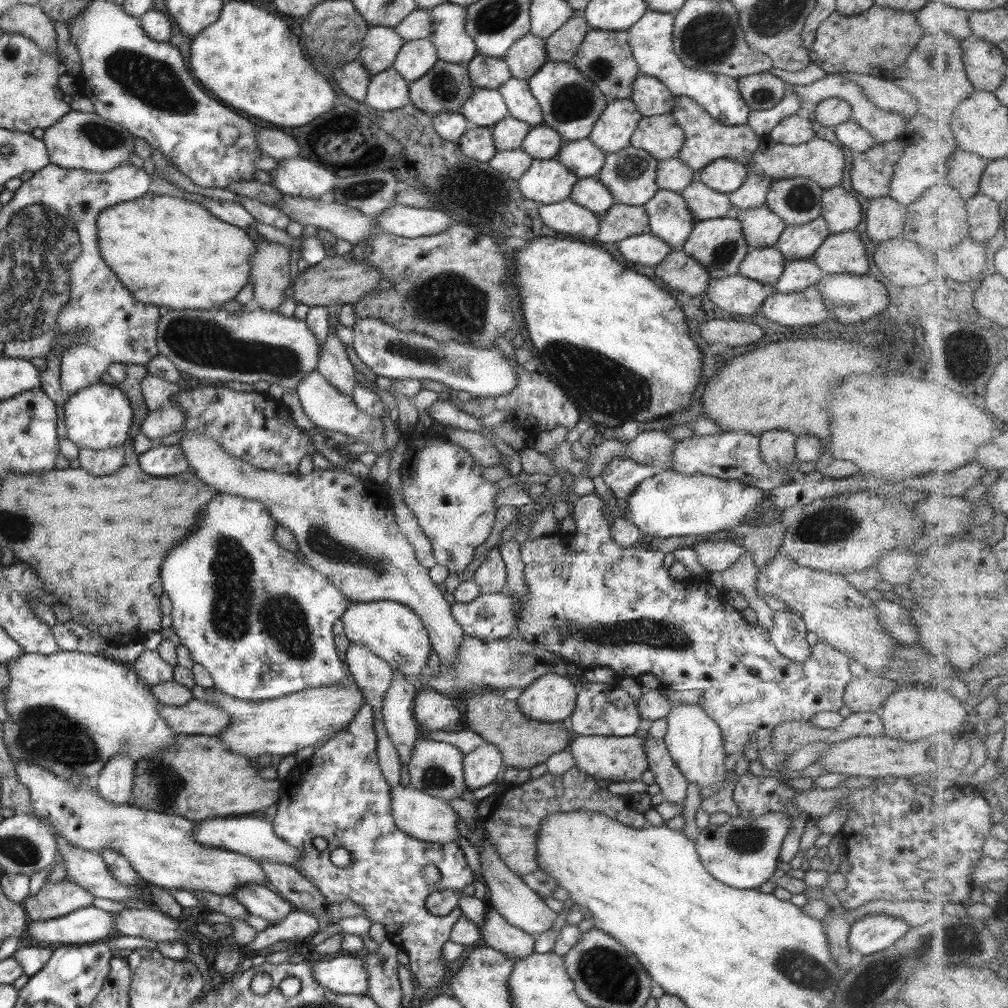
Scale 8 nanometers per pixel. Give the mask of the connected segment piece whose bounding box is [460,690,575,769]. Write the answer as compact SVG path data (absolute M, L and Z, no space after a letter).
M474 691L460 704L464 728L478 734L485 742L500 750L502 762L507 767L529 769L544 763L549 756L567 750L574 735L563 727L562 721L542 723L530 719L516 706L516 701L507 700L496 692Z

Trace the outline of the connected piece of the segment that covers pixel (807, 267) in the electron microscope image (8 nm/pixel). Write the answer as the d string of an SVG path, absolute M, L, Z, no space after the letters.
M809 259L791 260L784 265L773 288L777 293L797 293L815 285L824 272Z

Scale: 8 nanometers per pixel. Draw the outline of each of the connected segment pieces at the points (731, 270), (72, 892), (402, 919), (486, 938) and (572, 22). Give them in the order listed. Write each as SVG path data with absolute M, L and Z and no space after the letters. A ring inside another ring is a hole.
M715 218L713 220L695 221L691 234L679 250L693 257L713 278L723 278L738 274L739 264L749 251L741 232L741 223L735 218Z
M62 880L43 884L39 892L33 896L28 895L22 903L25 904L25 913L30 922L39 922L65 916L77 908L91 906L93 900L94 896L85 889L71 881Z
M366 706L357 710L353 718L354 720L347 724L347 729L335 732L308 760L296 762L283 782L278 783L272 829L277 839L287 842L289 847L301 853L299 862L292 868L309 881L328 904L349 900L360 906L363 917L370 923L379 923L383 927L387 941L406 951L409 971L418 986L436 992L437 985L444 979L444 970L448 970L444 969L447 963L442 962L439 957L440 948L448 940L453 924L462 913L455 907L447 916L433 916L425 909L425 899L433 891L460 891L467 884L473 883L476 877L468 868L457 842L426 843L405 835L394 825L390 813L390 786L381 774L376 755L376 736L372 727L371 710ZM319 837L327 842L324 852L313 847L313 839ZM337 848L344 848L349 853L349 866L337 868L331 864L329 853ZM427 865L433 865L439 872L437 882L425 882L423 869Z
M493 909L485 912L485 918L478 931L481 943L505 954L513 955L515 960L521 960L532 952L533 939L531 935L507 924Z
M576 13L567 23L563 24L563 27L559 27L551 36L544 39L547 60L570 61L588 30L584 18L580 13Z

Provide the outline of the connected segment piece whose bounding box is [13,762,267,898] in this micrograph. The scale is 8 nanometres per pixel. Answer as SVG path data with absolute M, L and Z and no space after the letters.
M13 764L19 782L30 792L34 813L45 817L61 838L76 848L97 855L111 849L127 860L129 867L145 885L155 885L169 891L207 891L229 898L234 898L232 892L241 886L259 884L265 887L267 879L253 859L235 852L201 846L193 841L190 830L198 821L143 810L131 804L111 804L85 783L72 785L34 764Z

